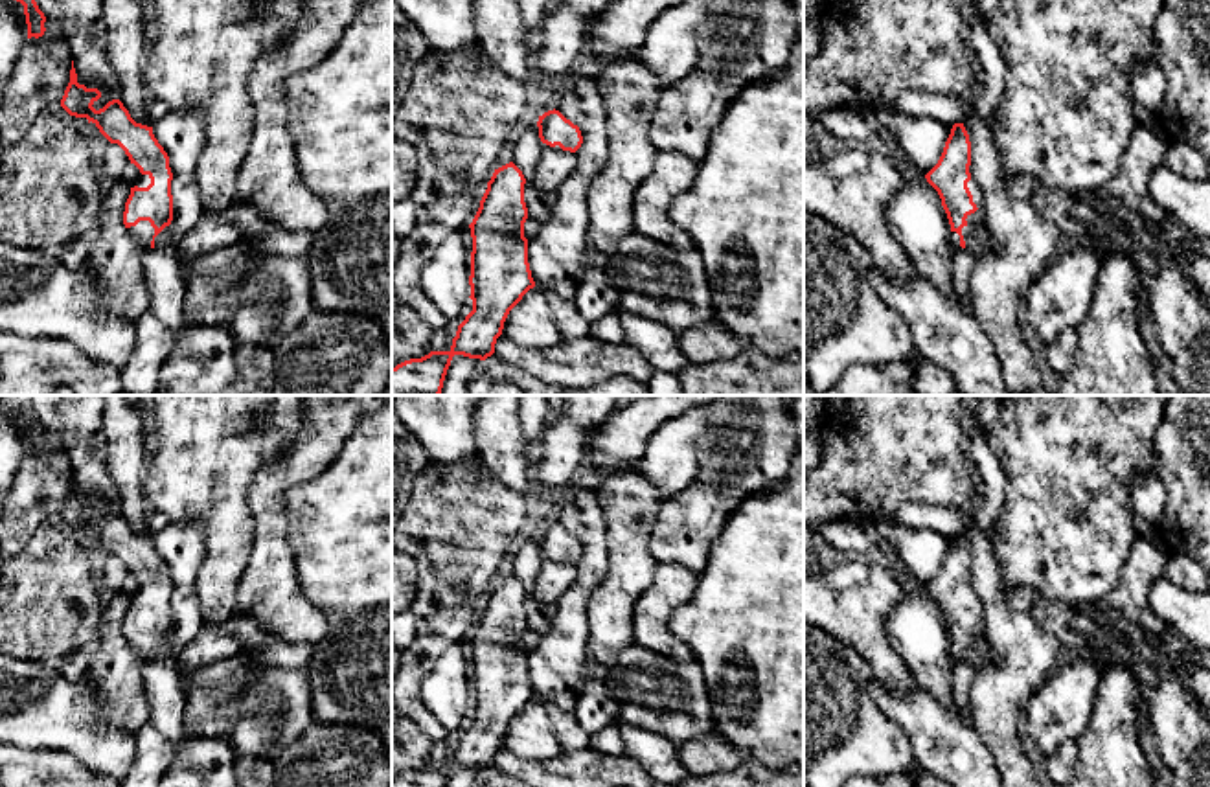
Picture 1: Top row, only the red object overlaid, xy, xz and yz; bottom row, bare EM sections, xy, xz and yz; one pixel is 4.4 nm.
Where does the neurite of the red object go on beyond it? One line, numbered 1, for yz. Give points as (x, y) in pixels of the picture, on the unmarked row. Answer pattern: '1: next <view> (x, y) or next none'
1: next yz (971, 631)

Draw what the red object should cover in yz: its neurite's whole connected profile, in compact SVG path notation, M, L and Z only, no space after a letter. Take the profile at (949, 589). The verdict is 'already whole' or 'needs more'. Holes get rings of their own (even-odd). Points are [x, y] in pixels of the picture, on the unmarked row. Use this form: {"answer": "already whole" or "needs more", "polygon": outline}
{"answer": "needs more", "polygon": "M954 535L938 576L925 587L938 603L951 636L953 666L965 660L980 633L984 609L969 585L971 553L964 535Z"}

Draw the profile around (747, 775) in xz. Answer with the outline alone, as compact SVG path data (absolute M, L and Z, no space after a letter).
M747 759L736 769L690 776L679 787L804 787L804 769L796 765L780 770Z

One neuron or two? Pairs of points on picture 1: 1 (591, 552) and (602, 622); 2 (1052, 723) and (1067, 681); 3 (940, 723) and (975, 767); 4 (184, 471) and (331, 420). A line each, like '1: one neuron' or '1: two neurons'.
1: two neurons
2: one neuron
3: one neuron
4: two neurons

